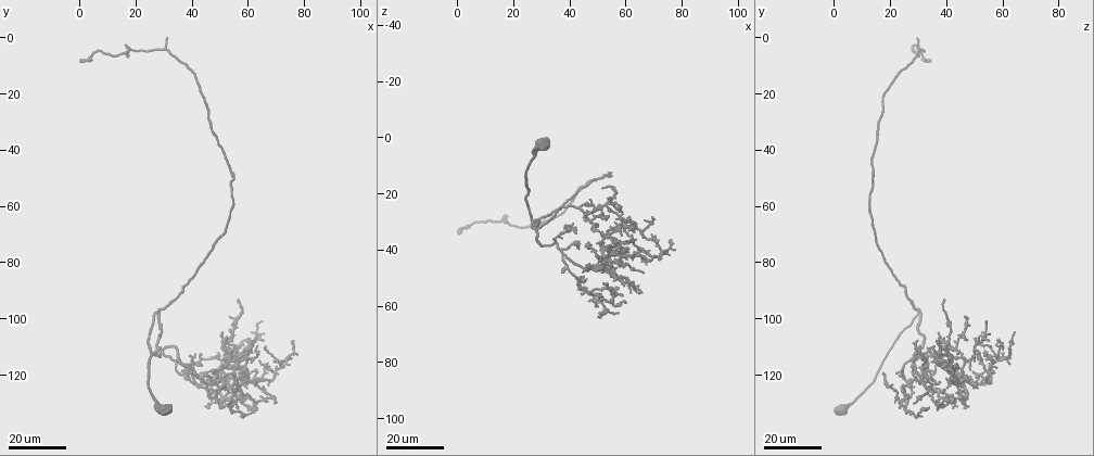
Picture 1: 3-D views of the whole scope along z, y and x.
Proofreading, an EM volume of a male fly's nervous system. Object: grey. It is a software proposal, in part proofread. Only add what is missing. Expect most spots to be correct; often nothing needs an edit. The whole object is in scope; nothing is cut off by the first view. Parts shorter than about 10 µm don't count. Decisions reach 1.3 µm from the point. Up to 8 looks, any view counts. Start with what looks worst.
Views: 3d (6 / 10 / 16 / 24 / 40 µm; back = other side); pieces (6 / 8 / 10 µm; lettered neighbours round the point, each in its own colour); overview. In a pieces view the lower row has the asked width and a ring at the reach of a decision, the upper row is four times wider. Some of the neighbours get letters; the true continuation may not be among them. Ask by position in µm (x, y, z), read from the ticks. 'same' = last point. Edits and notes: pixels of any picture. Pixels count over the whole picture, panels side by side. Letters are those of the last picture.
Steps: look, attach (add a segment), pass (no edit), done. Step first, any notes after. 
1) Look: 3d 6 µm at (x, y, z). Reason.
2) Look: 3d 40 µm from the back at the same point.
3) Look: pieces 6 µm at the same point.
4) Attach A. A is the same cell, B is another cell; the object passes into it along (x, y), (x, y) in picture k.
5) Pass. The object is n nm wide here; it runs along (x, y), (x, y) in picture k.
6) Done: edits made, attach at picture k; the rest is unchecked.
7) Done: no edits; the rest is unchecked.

Look: 3d 24 µm at (17, 7, 30). An open end.

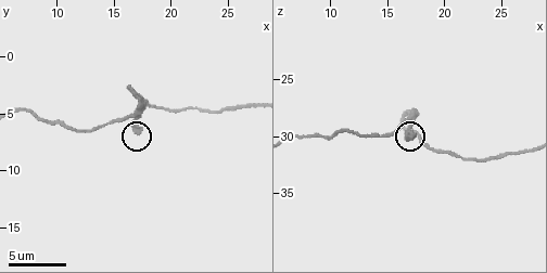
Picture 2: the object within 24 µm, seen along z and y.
Look: pieces 6 µm at (17.2, 6.8, 29.8).

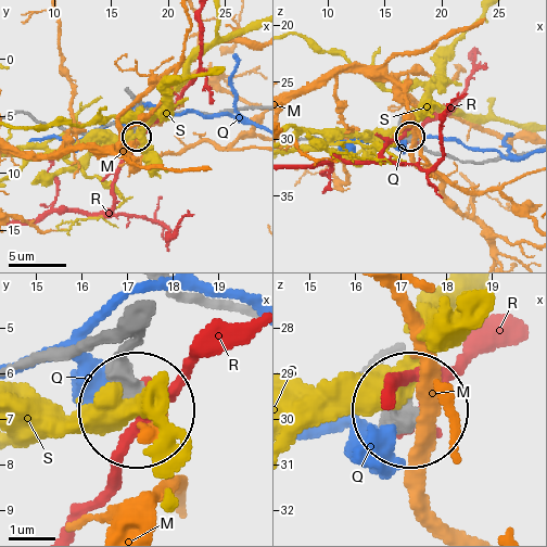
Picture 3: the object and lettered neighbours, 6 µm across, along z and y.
Pass. The object is 430 nm wide here; M, Q, R and S are other cells; no lettered segment goes on from it.

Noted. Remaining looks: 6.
Look: 3d 16 µm at (77, 107, 36). An open end.

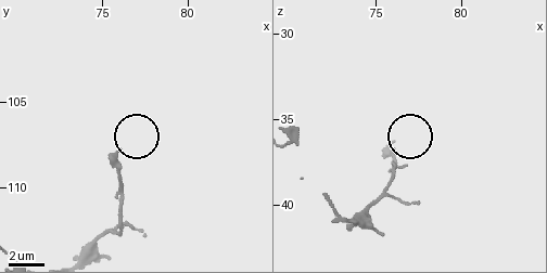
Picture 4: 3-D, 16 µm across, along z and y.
Look: pieces 8 µm at (75.9, 107.9, 36.4).

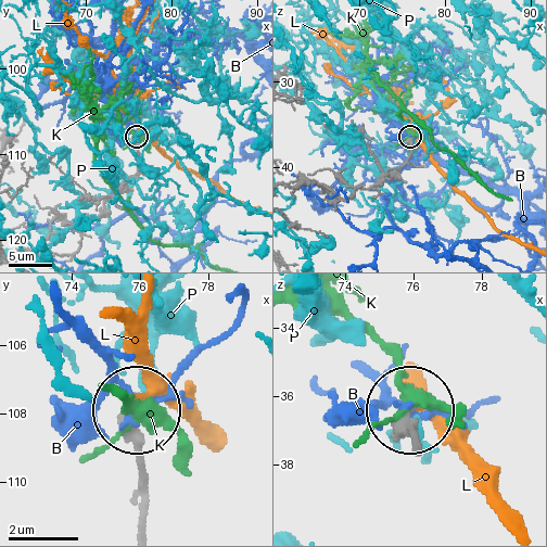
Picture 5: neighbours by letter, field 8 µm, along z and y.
Pass. B, K, L and P are other cells; no lettered segment goes on from it.

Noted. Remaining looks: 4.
Look: 3d 16 µm at (69, 129, 29). Free end.

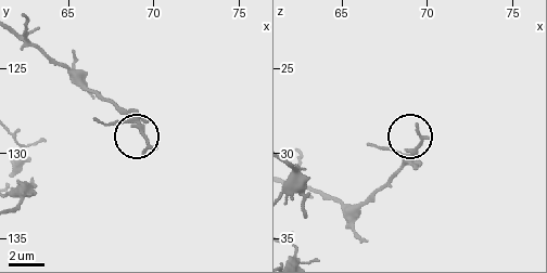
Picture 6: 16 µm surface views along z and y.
Look: pieces 10 µm at (69.3, 129.9, 28.3).

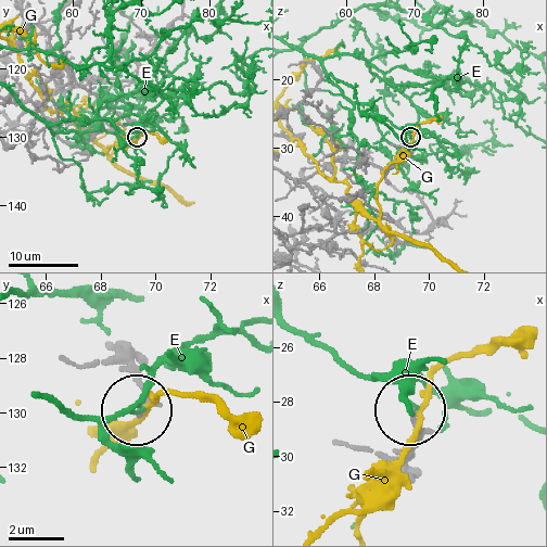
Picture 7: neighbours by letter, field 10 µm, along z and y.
Pass. E and G are other cells; none of them fits.

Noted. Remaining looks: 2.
Look: 3d 24 µm at (60, 108, 58). Tapers out.

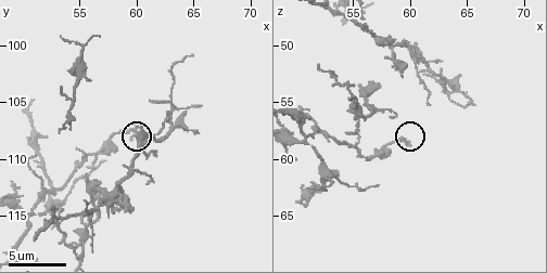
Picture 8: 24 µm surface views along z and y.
Look: pieces 8 µm at (60.0, 107.6, 58.6). What lies round it.

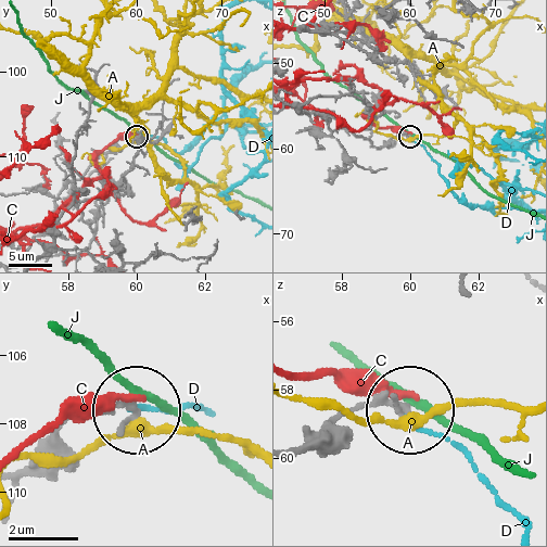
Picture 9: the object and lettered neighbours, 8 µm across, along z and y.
Pass. A, C, D and J are other cells; no lettered segment goes on from it.

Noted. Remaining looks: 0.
Done: no edits; the rest is unchecked.

